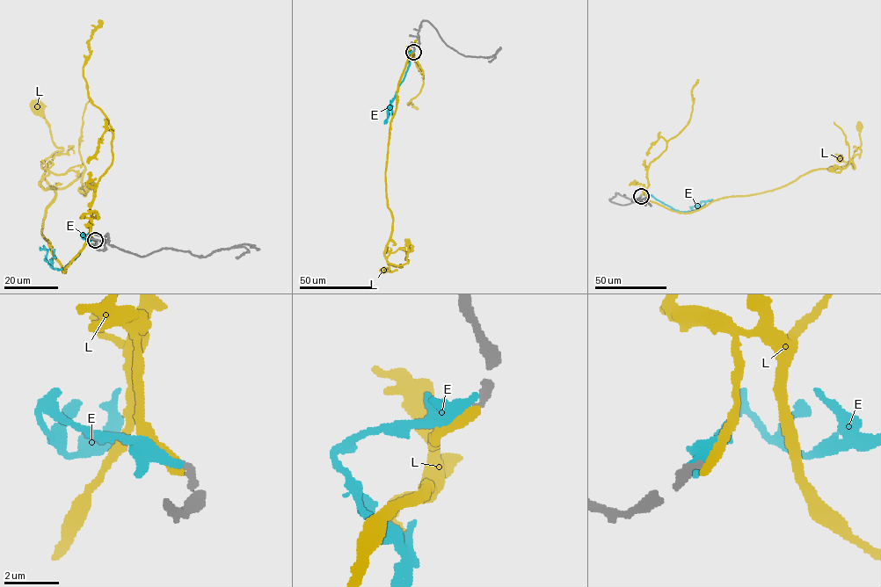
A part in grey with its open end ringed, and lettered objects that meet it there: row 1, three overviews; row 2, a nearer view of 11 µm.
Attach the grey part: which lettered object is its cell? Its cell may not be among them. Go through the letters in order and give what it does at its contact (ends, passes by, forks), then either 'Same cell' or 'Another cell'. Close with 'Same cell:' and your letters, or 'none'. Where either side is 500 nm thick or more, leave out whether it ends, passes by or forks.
E: It ends there. Another cell
L: It ends there. Another cell
Same cell: none

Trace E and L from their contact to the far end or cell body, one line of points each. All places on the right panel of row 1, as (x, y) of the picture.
E: (640, 196), (651, 195), (680, 212), (695, 210), (706, 201), (712, 199)
L: (641, 196), (644, 189), (651, 201), (684, 213), (719, 199), (771, 191), (859, 157), (860, 126)

